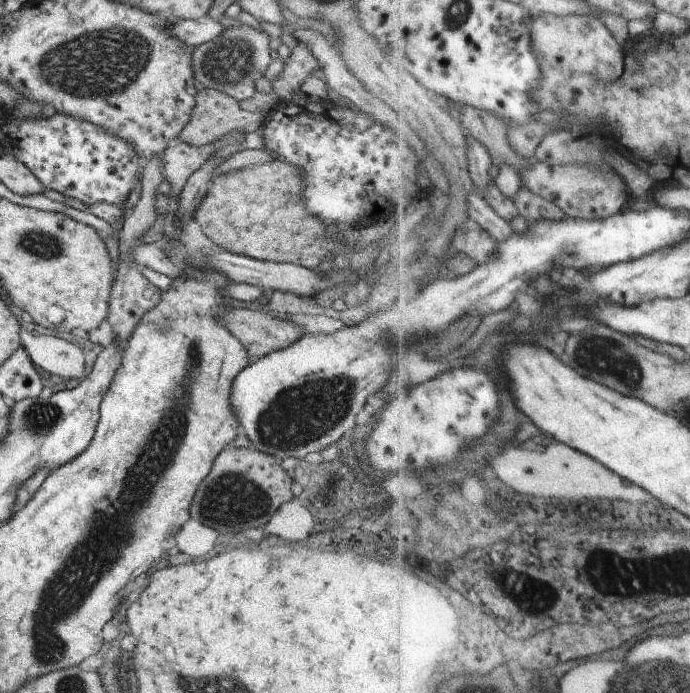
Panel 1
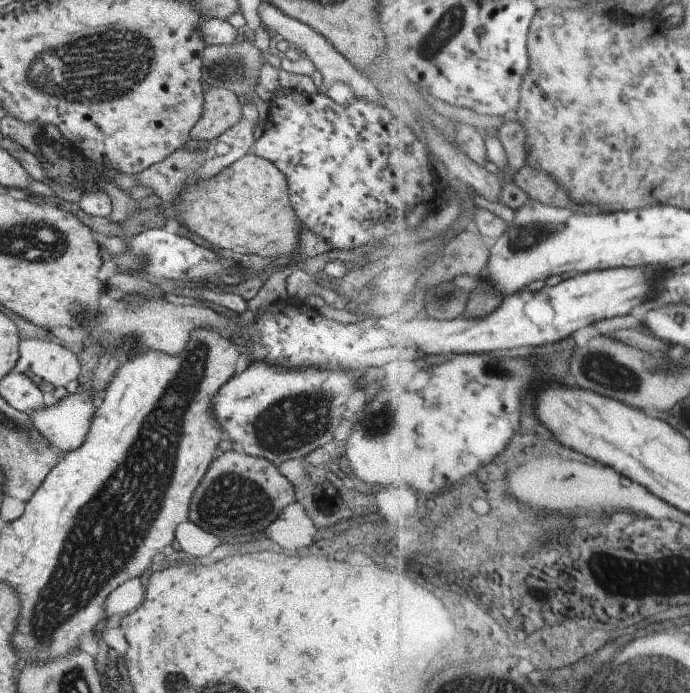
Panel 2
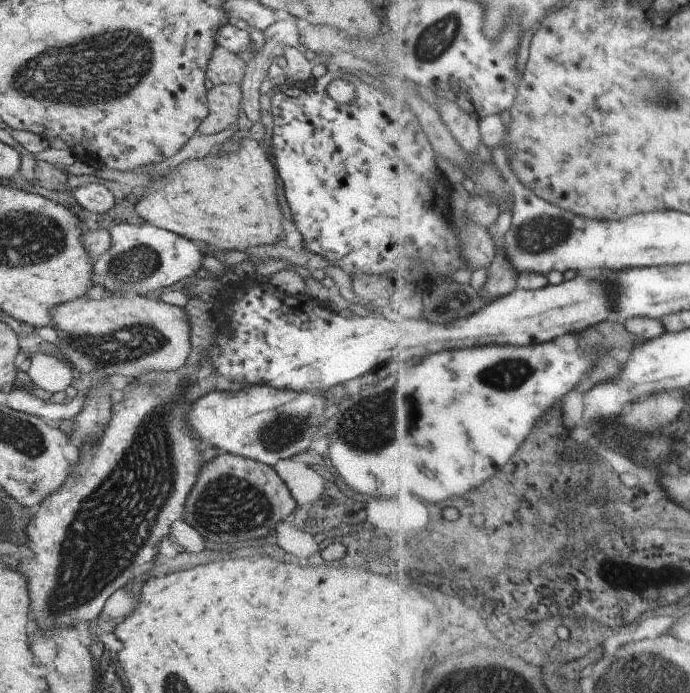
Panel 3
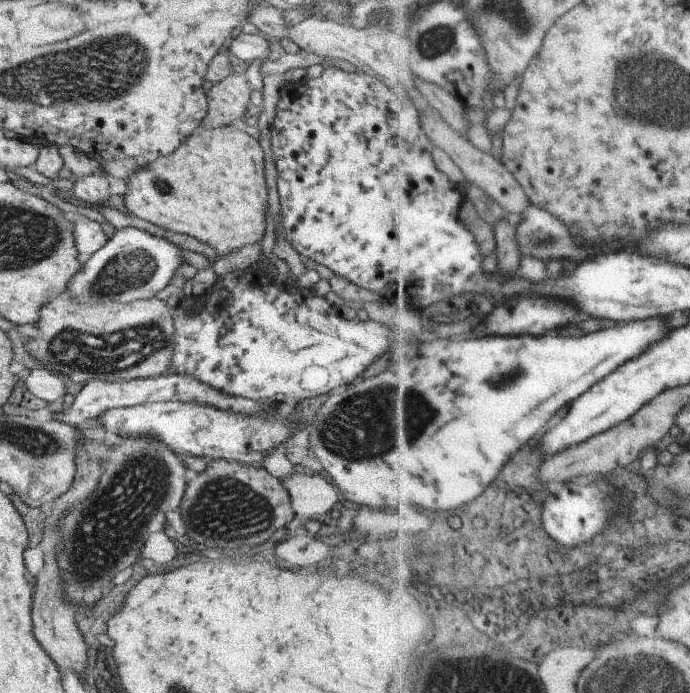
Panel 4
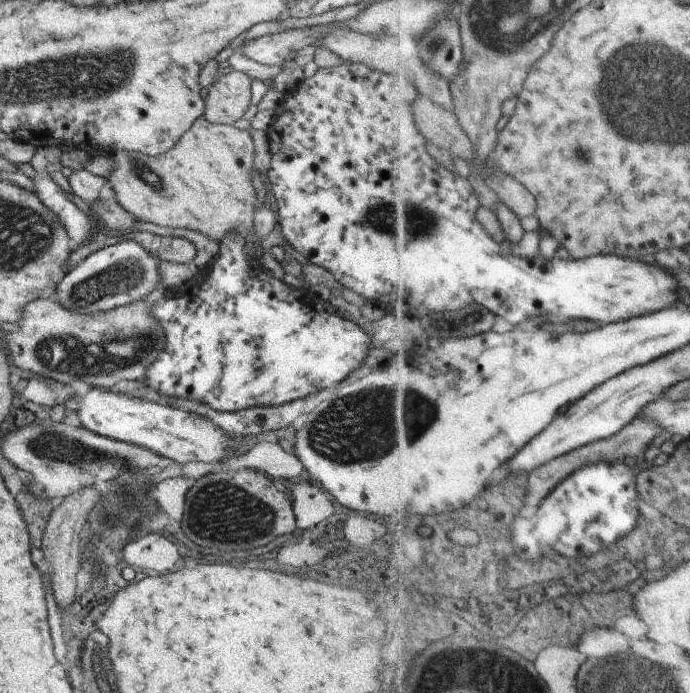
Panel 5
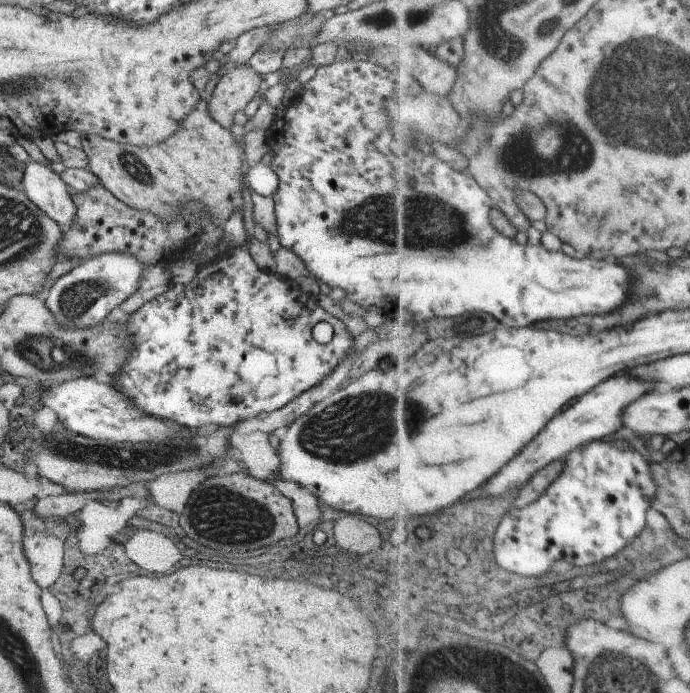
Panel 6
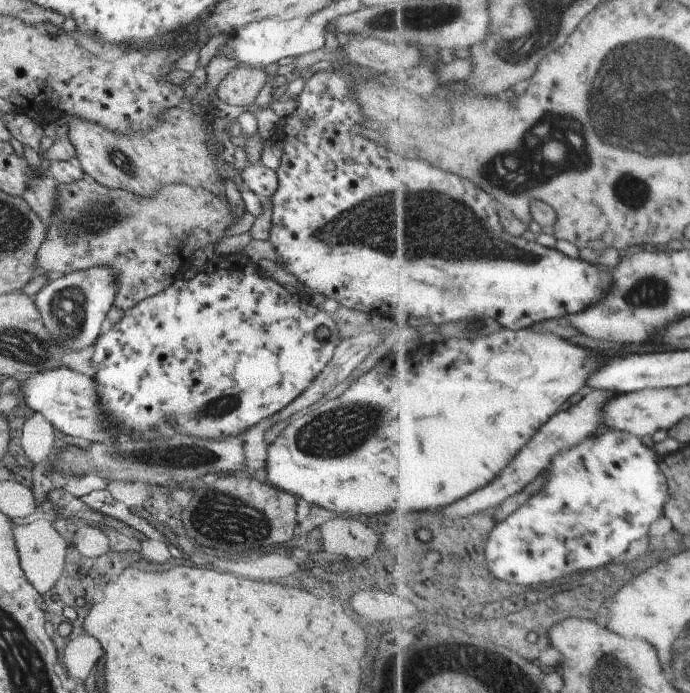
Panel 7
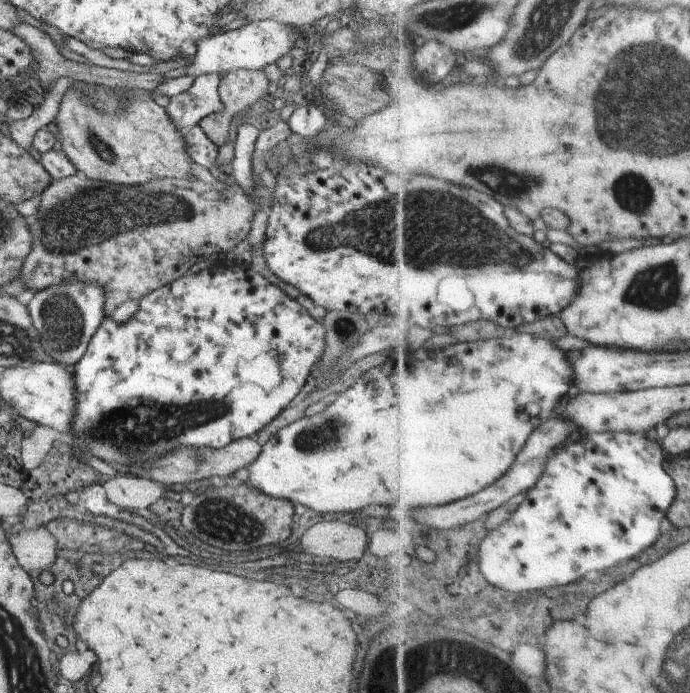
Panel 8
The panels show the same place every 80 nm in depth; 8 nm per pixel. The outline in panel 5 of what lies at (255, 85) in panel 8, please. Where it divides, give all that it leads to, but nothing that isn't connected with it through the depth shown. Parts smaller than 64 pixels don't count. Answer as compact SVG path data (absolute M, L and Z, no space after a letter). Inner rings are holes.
M236 71L215 80L205 96L203 118L207 122L233 125L250 105L251 82L249 76Z

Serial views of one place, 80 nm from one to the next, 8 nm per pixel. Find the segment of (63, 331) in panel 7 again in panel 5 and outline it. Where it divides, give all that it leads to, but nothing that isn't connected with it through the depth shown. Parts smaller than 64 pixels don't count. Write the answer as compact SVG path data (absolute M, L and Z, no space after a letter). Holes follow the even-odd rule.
M123 240L89 254L79 266L72 267L55 286L53 297L71 314L77 312L89 316L93 312L107 312L139 301L155 290L160 282L158 265L158 259L147 254L137 242Z

